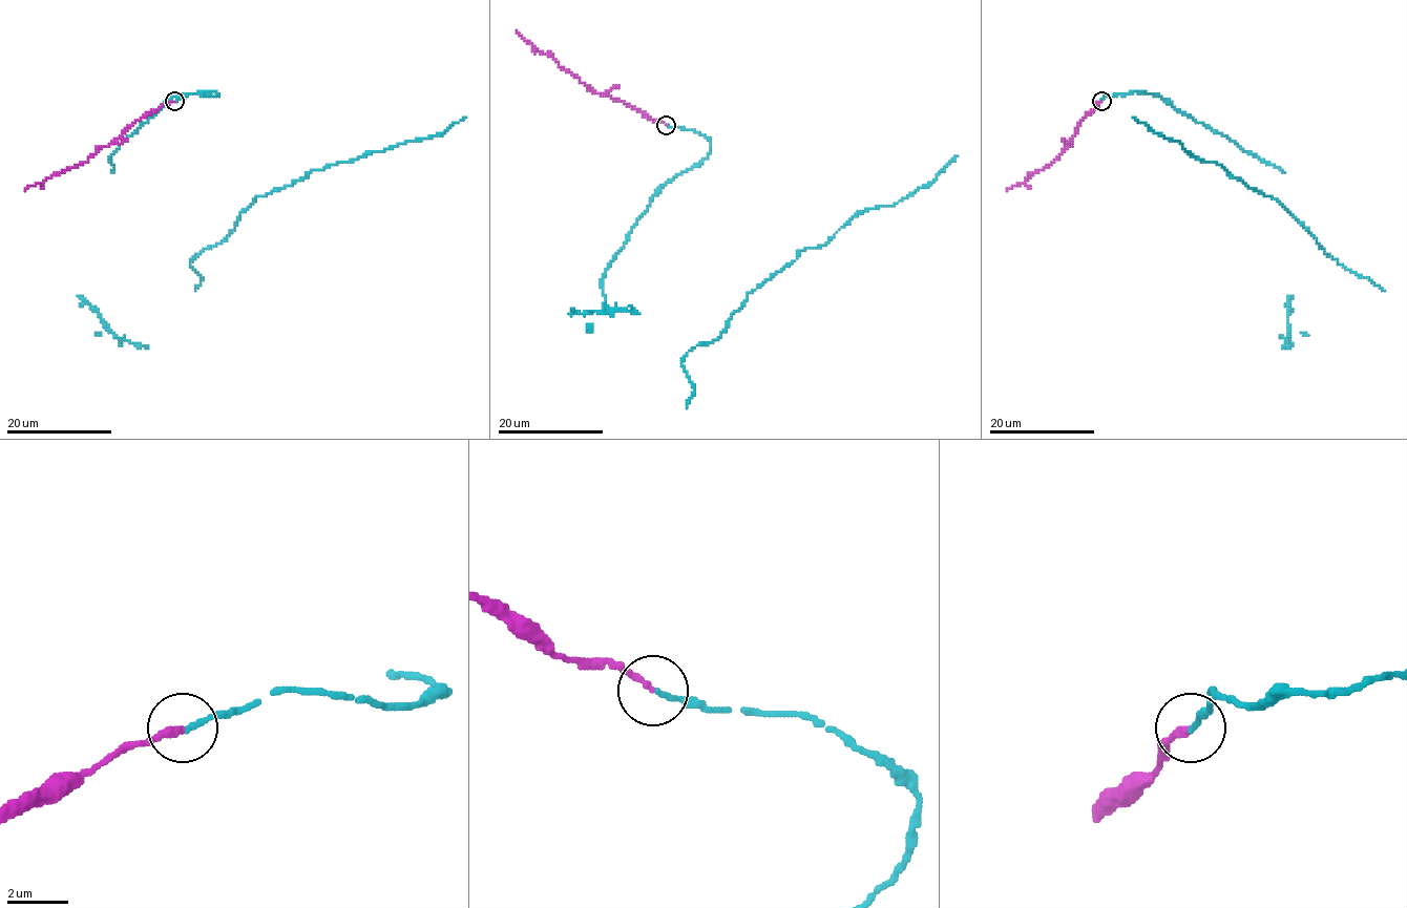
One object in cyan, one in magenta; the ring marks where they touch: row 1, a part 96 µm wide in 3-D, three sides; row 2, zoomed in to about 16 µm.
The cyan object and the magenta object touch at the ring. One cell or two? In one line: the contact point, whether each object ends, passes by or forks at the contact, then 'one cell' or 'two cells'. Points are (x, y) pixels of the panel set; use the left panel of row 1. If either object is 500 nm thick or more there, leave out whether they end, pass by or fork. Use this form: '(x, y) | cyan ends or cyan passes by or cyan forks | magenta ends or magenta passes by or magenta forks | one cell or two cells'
(174, 101) | cyan ends | magenta ends | one cell

